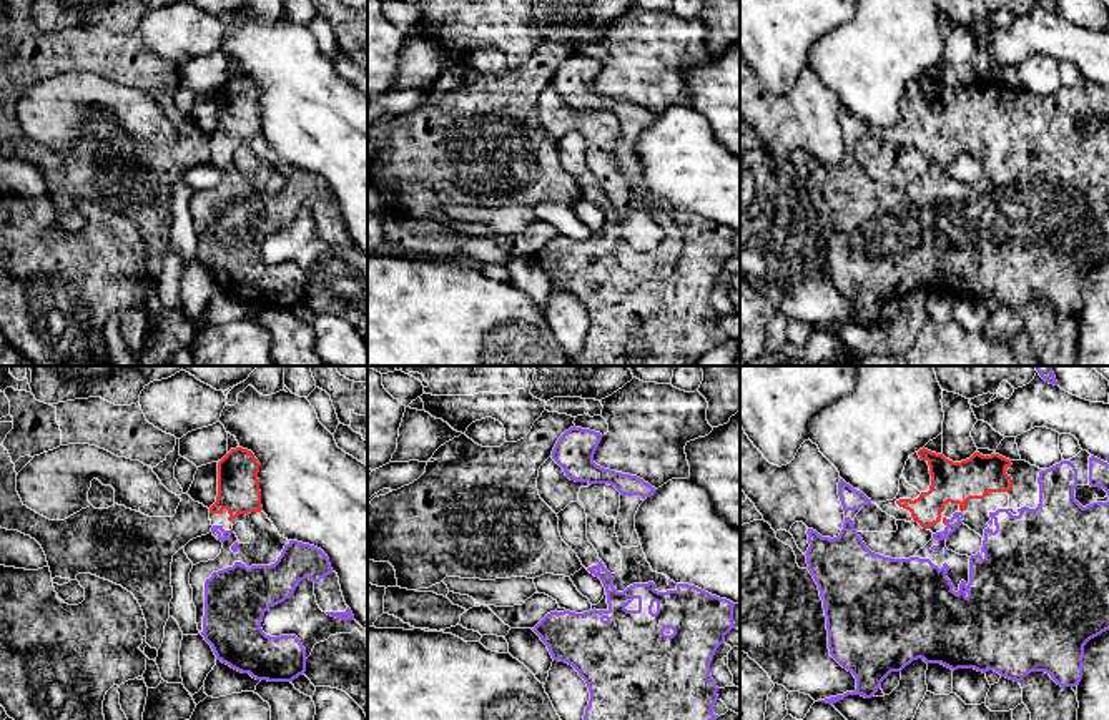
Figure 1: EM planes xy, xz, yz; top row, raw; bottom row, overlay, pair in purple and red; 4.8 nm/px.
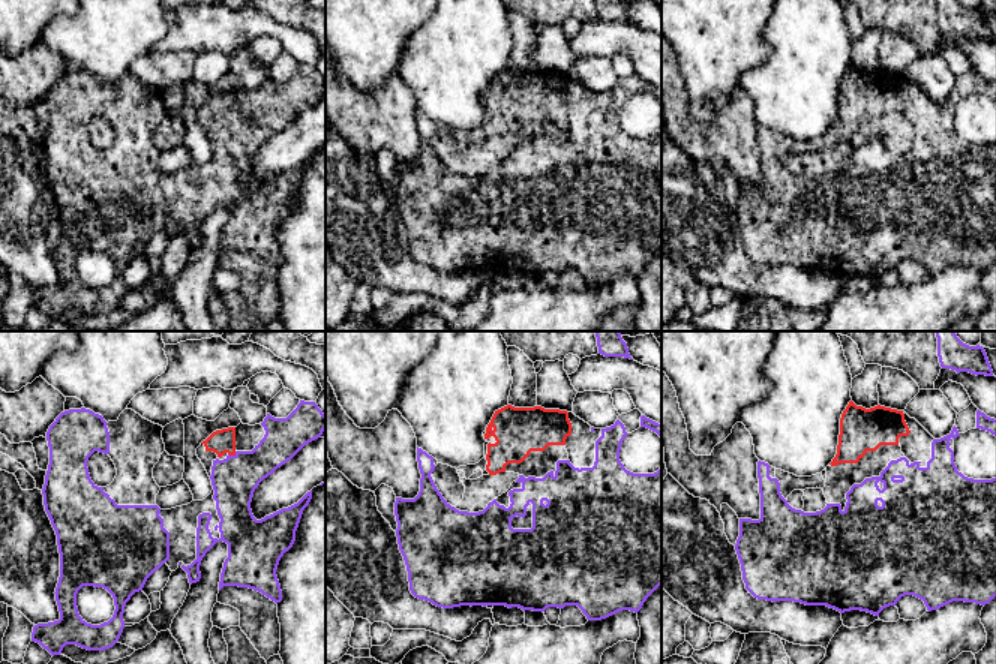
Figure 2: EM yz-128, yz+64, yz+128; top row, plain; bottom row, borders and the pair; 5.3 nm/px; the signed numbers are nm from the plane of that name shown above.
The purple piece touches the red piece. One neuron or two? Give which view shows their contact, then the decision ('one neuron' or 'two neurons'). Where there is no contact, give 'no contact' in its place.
contact in yz; one neuron

